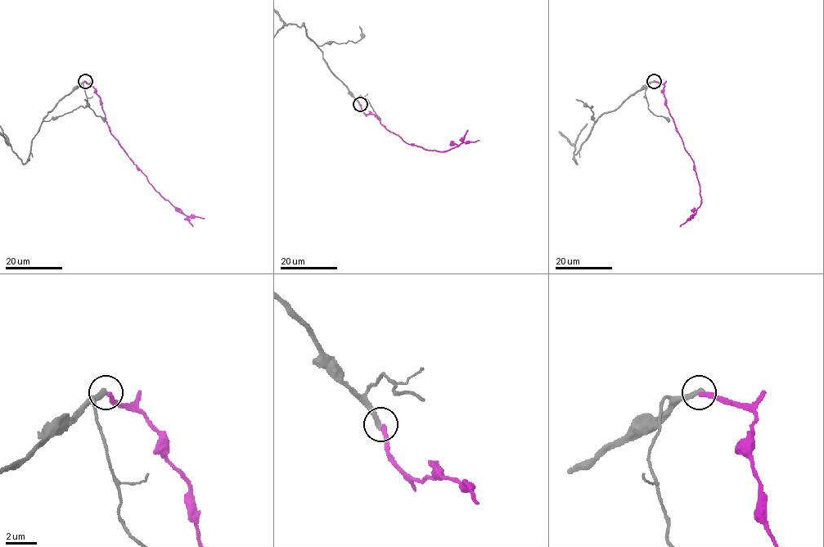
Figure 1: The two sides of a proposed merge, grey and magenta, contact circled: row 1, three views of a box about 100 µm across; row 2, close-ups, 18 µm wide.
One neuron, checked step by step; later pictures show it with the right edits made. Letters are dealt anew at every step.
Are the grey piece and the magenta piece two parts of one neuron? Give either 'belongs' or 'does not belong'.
does not belong

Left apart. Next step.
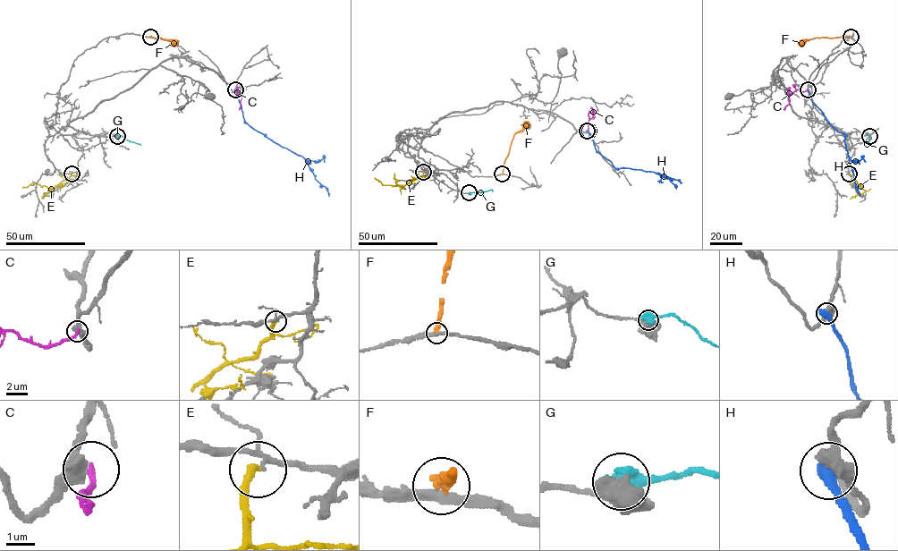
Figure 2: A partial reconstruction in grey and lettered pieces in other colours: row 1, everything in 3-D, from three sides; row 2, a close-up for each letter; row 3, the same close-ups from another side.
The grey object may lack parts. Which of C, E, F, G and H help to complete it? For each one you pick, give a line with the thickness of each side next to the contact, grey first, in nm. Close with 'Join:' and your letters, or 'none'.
Join: none

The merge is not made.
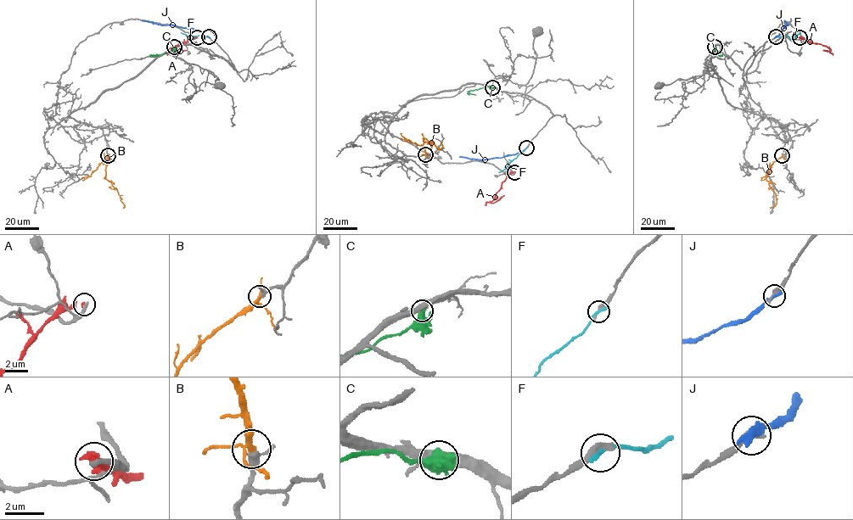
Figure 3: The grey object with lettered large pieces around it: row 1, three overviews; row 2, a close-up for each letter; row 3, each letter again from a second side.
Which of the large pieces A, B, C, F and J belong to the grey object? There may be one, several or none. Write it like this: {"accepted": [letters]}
{"accepted": ["B"]}

